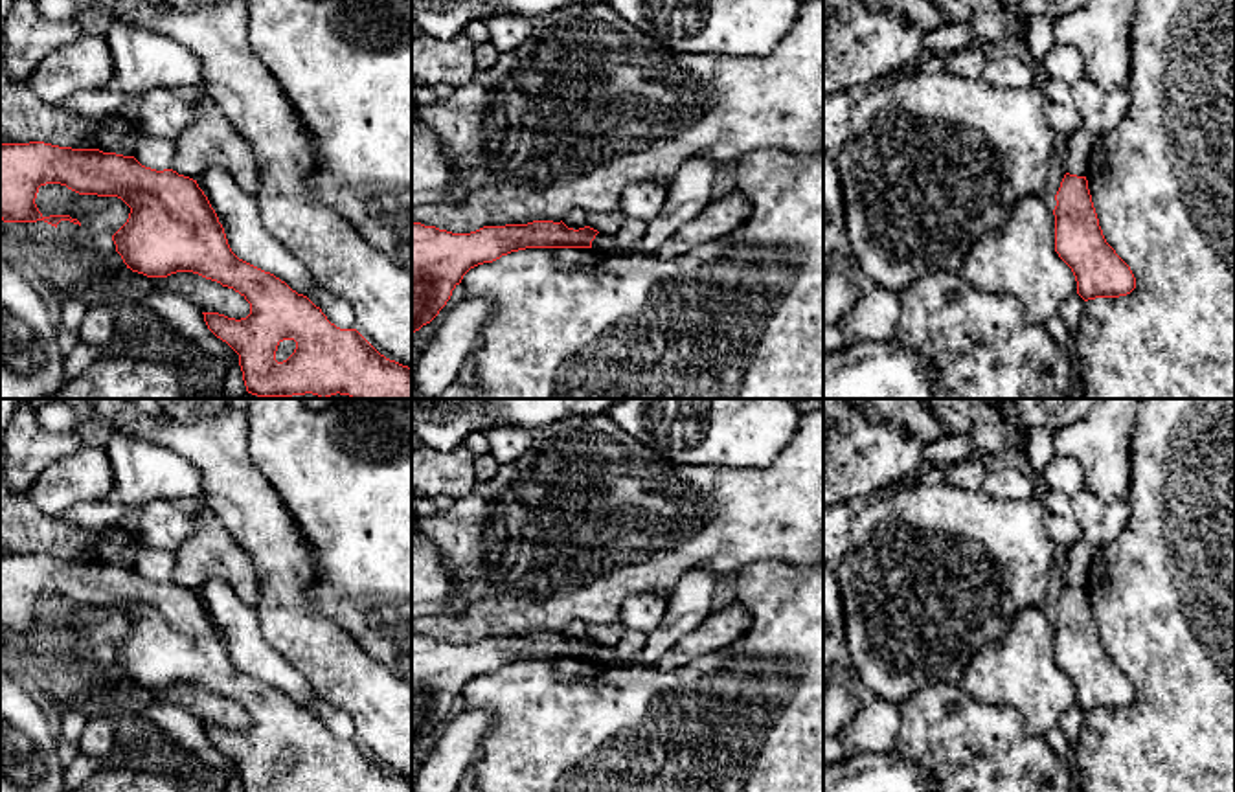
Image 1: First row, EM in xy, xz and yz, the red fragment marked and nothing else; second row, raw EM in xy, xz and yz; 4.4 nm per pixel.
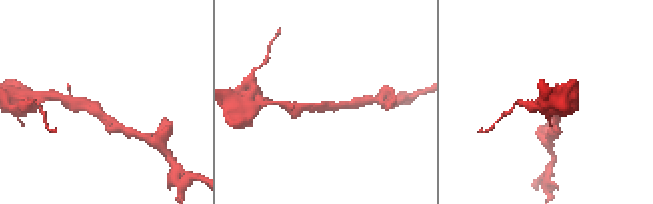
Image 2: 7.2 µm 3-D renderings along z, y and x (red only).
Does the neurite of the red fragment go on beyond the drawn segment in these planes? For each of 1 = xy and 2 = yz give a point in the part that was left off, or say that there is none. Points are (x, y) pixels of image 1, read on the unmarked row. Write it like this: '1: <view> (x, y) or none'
1: none
2: none

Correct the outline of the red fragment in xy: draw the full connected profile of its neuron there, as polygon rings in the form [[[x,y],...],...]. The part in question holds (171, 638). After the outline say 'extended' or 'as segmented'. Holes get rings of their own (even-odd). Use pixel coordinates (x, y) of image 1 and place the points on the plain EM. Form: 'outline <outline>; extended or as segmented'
outline [[[44,553],[0,555],[0,630],[4,634],[44,632],[57,639],[61,632],[81,634],[70,627],[44,628],[37,616],[40,597],[61,595],[79,606],[118,608],[129,619],[127,634],[112,647],[116,663],[127,680],[147,689],[193,684],[233,700],[250,715],[250,726],[235,731],[219,724],[202,724],[208,741],[237,766],[243,792],[412,792],[412,779],[380,766],[357,741],[340,741],[327,731],[307,707],[285,693],[239,671],[226,651],[208,608],[197,592],[173,581],[156,583],[134,568],[99,560],[72,560]],[[294,752],[294,764],[276,772],[278,757]]]; as segmented

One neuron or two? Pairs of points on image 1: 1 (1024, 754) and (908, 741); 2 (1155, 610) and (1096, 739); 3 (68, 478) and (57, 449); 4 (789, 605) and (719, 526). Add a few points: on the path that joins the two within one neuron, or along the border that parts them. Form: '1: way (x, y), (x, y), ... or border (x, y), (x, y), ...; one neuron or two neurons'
1: way (995, 754), (984, 754), (962, 741), (938, 741); one neuron
2: way (1155, 645), (1155, 695), (1131, 719); one neuron
3: border (81, 443), (74, 452), (50, 463), (28, 486); two neurons
4: border (794, 563), (752, 561), (736, 576); two neurons

